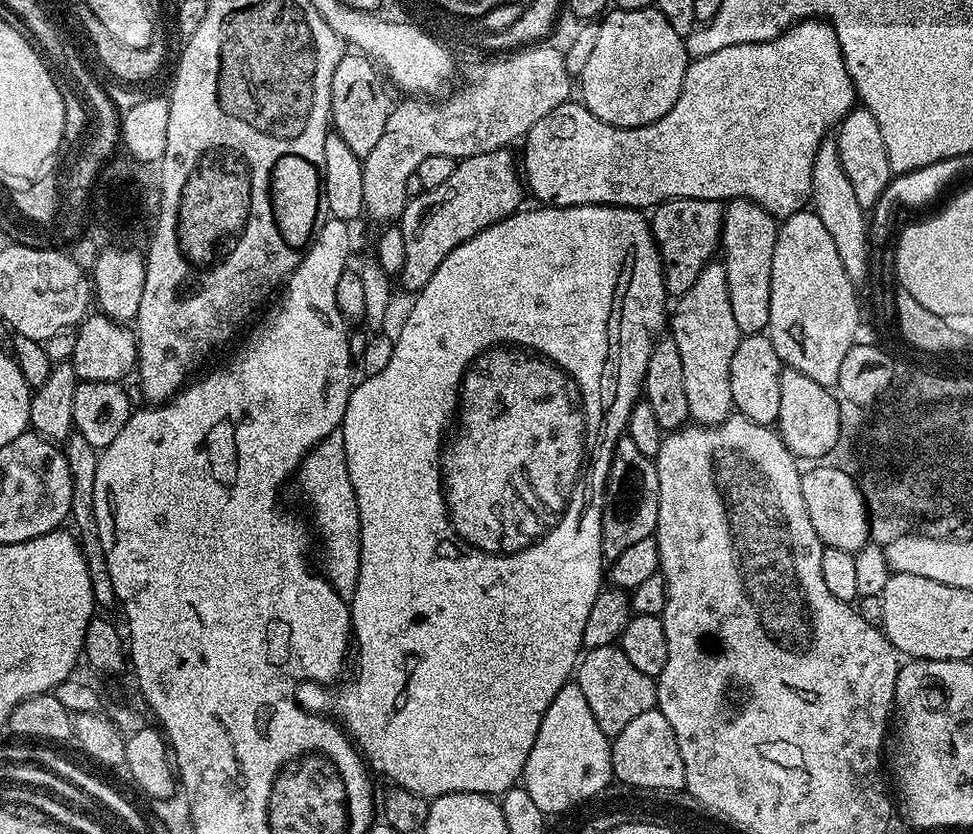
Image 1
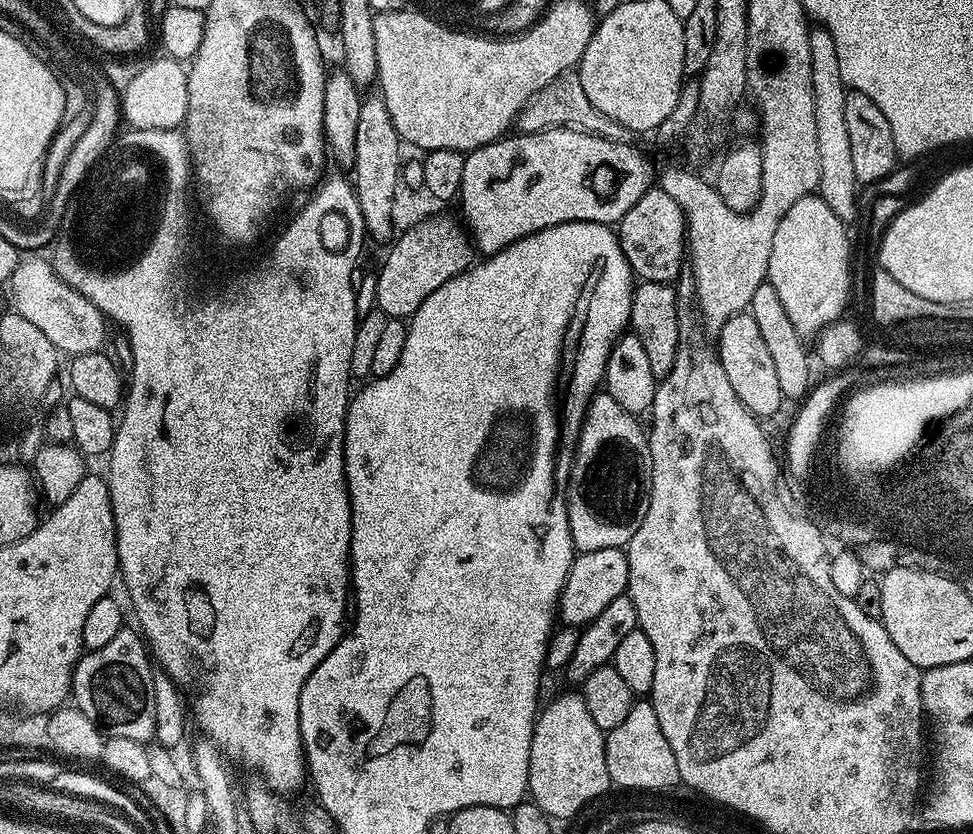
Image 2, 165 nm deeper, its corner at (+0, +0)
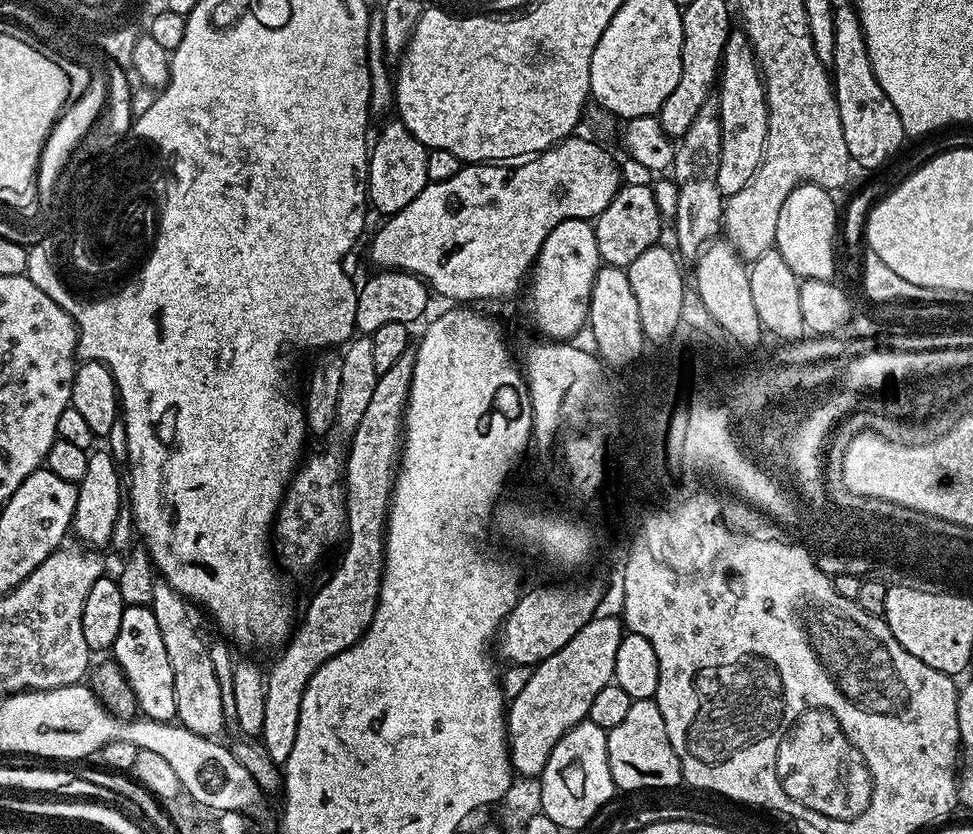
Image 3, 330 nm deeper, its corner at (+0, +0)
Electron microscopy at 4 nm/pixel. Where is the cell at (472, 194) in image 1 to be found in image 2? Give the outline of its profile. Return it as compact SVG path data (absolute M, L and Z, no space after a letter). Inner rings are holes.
M446 215L429 216L391 241L392 249L376 276L375 307L385 316L410 318L438 286L450 282L450 278L462 274L473 263L474 248L467 231Z

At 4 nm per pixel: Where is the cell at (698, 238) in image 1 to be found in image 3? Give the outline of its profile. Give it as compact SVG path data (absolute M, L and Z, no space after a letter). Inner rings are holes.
M625 183L614 194L610 206L596 217L594 227L601 261L610 267L627 270L634 258L661 243L660 204L646 185Z

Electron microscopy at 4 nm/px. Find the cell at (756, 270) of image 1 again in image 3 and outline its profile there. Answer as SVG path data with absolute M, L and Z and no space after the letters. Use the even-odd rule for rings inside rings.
M734 30L728 35L728 41L724 47L724 59L720 62L718 103L722 130L722 154L718 162L718 190L731 194L742 190L742 186L746 186L750 178L754 178L762 162L768 125L764 77L760 75L760 66L756 63L752 43L743 30Z

